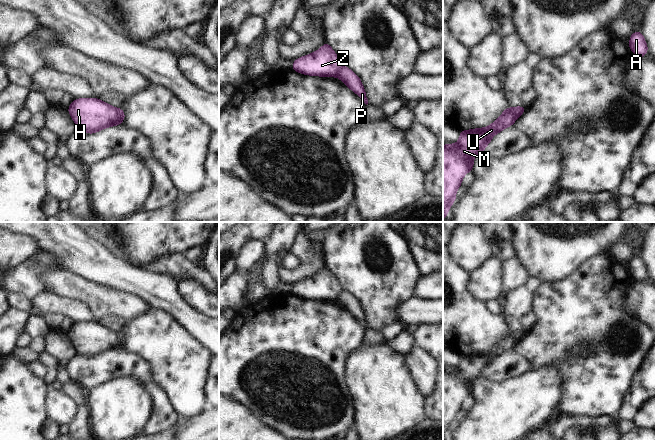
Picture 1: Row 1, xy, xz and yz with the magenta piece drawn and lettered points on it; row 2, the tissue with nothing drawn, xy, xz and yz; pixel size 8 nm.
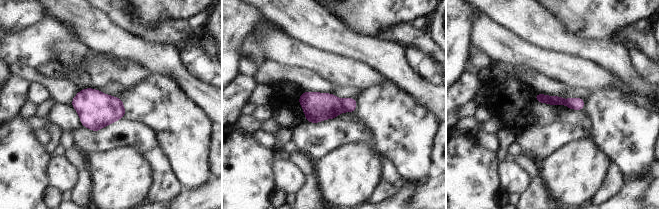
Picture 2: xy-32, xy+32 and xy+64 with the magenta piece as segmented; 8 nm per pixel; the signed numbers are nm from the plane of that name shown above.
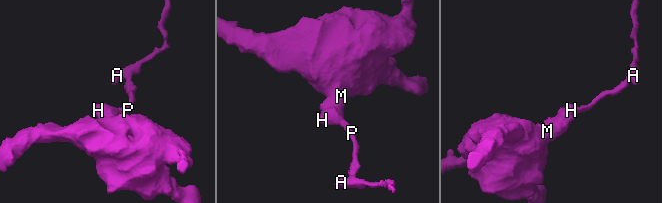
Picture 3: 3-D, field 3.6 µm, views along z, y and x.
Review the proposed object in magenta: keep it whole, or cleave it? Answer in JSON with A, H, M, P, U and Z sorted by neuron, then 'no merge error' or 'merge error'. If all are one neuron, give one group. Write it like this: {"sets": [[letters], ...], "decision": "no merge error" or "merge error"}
{"sets": [["A", "P"], ["H", "M", "U", "Z"]], "decision": "merge error"}

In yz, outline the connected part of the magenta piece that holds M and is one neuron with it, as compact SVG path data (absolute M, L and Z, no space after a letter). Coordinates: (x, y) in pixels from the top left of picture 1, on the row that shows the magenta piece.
M507 107L494 123L485 127L460 131L457 144L443 146L443 219L456 200L456 191L464 175L473 170L474 156L483 154L493 136L513 126L517 120L513 109Z

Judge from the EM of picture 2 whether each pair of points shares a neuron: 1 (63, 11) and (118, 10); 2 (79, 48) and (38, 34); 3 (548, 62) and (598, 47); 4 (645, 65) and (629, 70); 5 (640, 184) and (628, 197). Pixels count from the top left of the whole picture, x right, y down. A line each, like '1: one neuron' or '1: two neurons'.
1: two neurons
2: two neurons
3: two neurons
4: two neurons
5: one neuron

